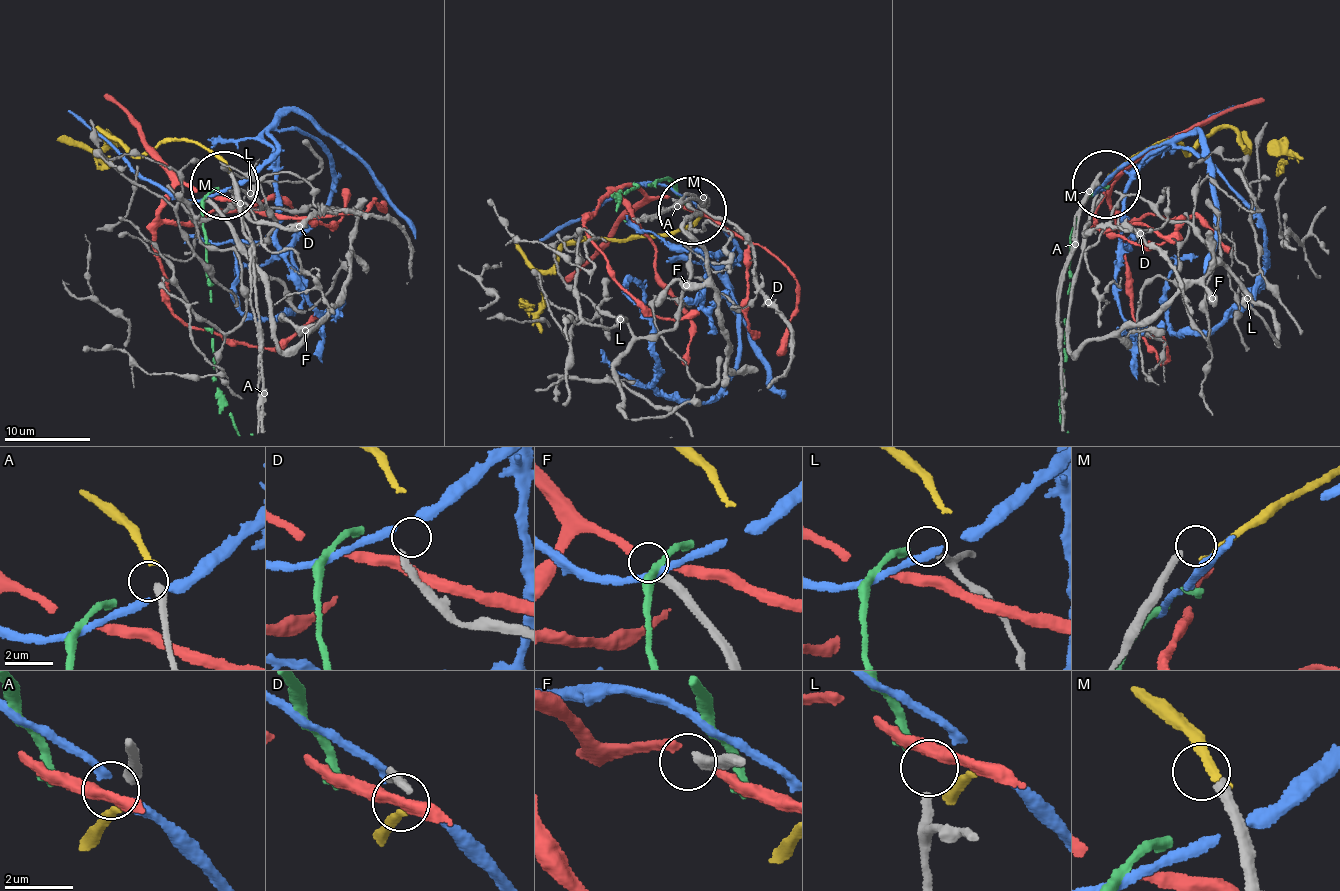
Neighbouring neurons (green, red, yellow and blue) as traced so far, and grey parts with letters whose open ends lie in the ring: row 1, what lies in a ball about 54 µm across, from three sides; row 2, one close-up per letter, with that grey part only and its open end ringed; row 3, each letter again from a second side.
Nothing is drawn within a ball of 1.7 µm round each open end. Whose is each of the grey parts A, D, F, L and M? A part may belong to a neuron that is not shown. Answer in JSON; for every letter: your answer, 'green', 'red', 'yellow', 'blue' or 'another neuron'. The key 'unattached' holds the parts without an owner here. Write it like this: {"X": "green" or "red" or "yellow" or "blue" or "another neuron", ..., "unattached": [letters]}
{"A": "yellow", "D": "blue", "F": "another neuron", "L": "green", "M": "another neuron", "unattached": ["F", "M"]}

